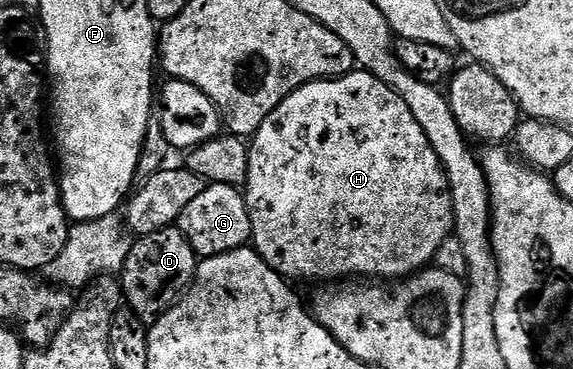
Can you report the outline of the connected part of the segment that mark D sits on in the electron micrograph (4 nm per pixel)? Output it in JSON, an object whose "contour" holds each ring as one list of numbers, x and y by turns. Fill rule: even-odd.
{"contour":[[178,227,153,231,132,244,121,270,121,288,126,304,143,321,151,323,170,311,187,292,200,258]]}

